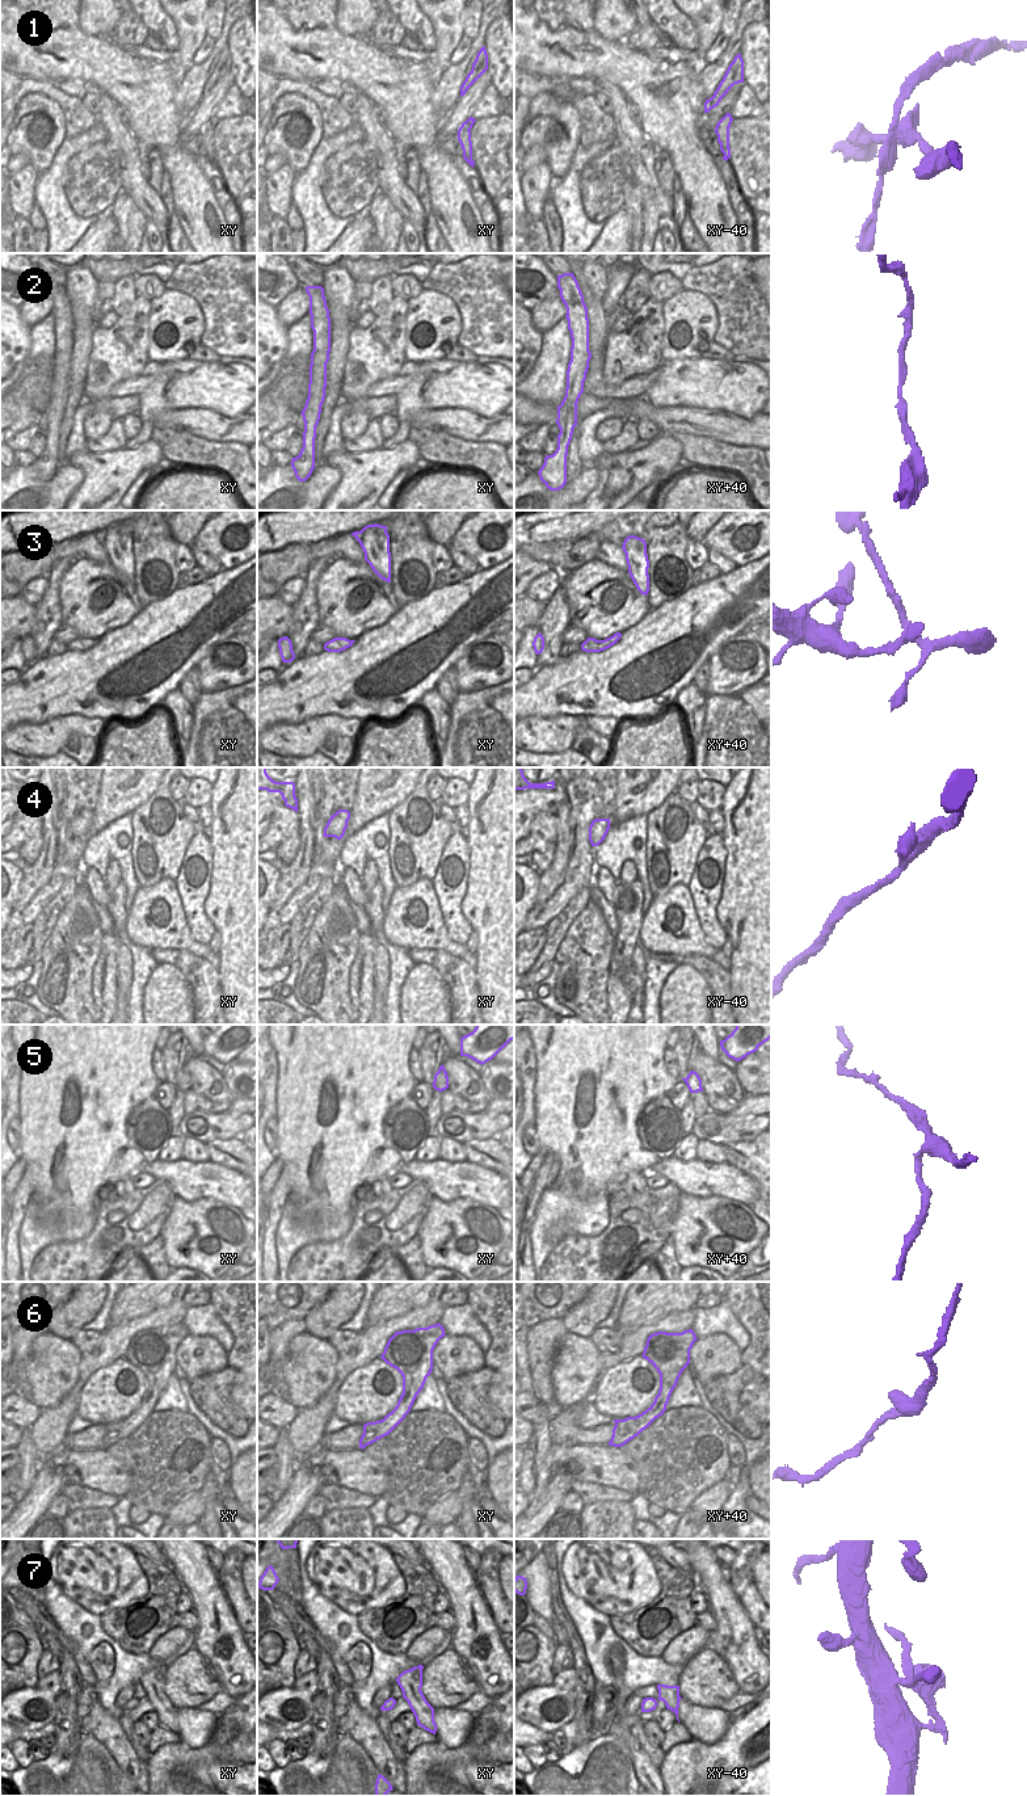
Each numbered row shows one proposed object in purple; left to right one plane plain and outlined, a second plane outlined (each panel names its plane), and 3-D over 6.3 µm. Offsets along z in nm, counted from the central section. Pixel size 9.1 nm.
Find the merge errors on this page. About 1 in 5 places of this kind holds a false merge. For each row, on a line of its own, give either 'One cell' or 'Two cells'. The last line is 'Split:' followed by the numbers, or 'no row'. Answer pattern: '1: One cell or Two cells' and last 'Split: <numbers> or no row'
1: Two cells
2: One cell
3: One cell
4: One cell
5: One cell
6: One cell
7: One cell
Split: 1.

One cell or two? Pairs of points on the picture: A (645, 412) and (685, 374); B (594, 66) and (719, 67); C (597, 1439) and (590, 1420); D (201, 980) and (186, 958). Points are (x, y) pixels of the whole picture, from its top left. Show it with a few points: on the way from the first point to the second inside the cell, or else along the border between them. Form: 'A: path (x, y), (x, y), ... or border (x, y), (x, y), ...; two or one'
A: border (644, 396), (660, 407), (682, 407); two
B: border (698, 67), (698, 81), (706, 97); two
C: border (613, 1421), (592, 1429), (580, 1428); two
D: path (200, 975), (188, 963); one

